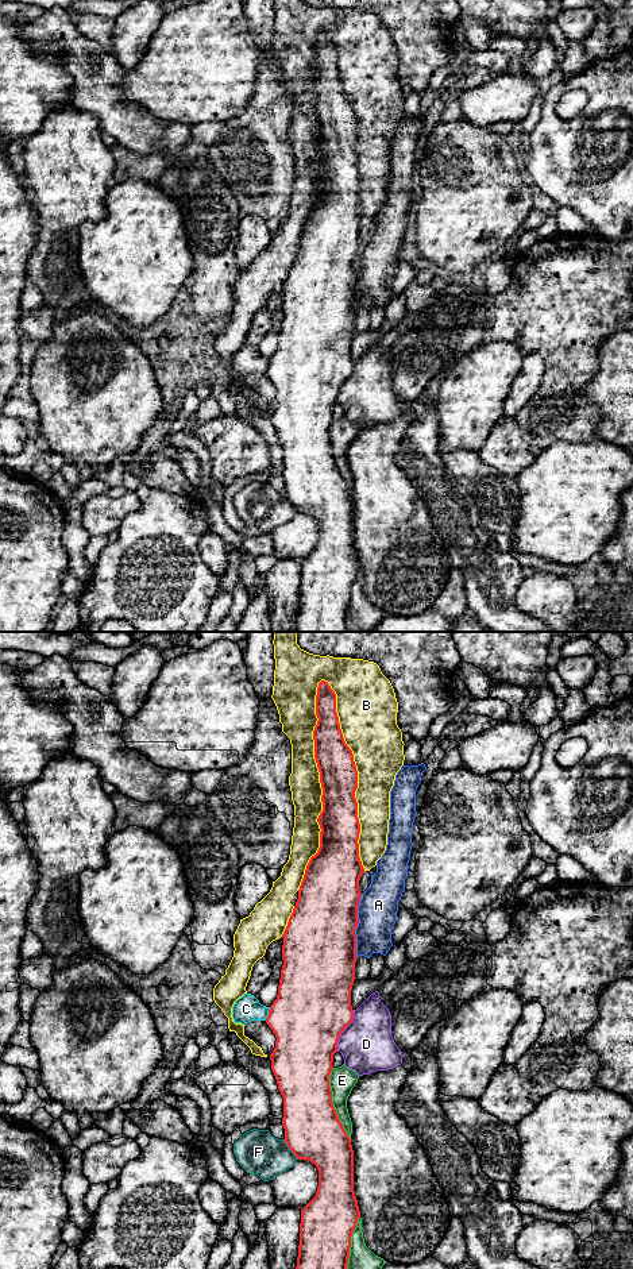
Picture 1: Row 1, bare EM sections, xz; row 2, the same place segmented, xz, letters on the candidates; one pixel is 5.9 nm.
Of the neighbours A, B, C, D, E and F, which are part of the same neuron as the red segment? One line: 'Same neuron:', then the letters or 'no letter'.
Same neuron: no letter

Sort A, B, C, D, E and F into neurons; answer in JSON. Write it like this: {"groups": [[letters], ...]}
{"groups": [["A"], ["B"], ["C"], ["D"], ["E"], ["F"]]}

